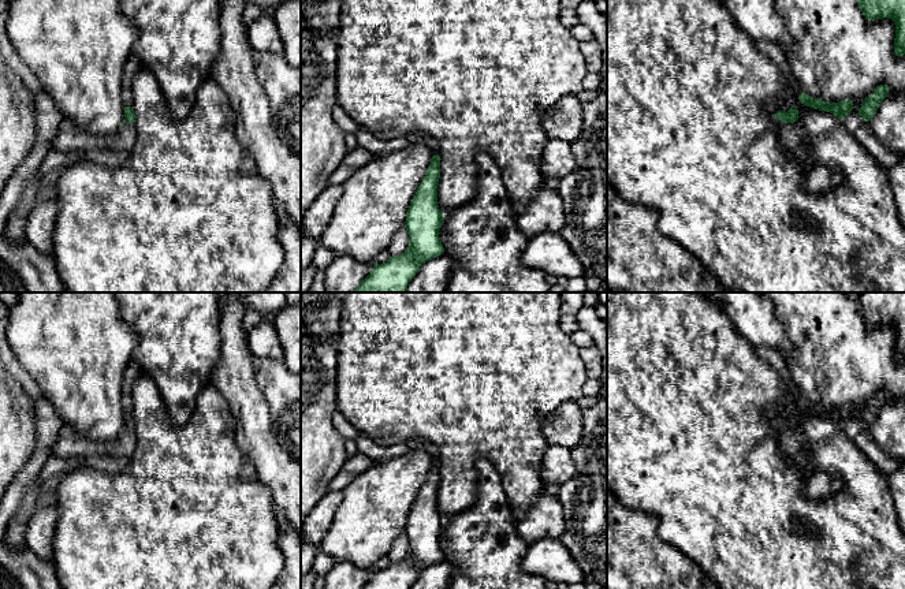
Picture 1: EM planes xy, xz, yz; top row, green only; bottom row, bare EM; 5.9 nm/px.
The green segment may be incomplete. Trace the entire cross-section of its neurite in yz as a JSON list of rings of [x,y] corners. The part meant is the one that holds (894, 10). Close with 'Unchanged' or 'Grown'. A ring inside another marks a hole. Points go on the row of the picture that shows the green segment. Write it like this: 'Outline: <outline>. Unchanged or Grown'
Outline: [[[856,0],[868,20],[891,19],[895,25],[894,53],[905,55],[905,0]]]. Unchanged

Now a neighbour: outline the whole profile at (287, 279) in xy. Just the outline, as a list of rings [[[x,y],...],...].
[[[291,217],[279,224],[278,239],[283,247],[283,264],[267,292],[301,292],[301,228]]]

